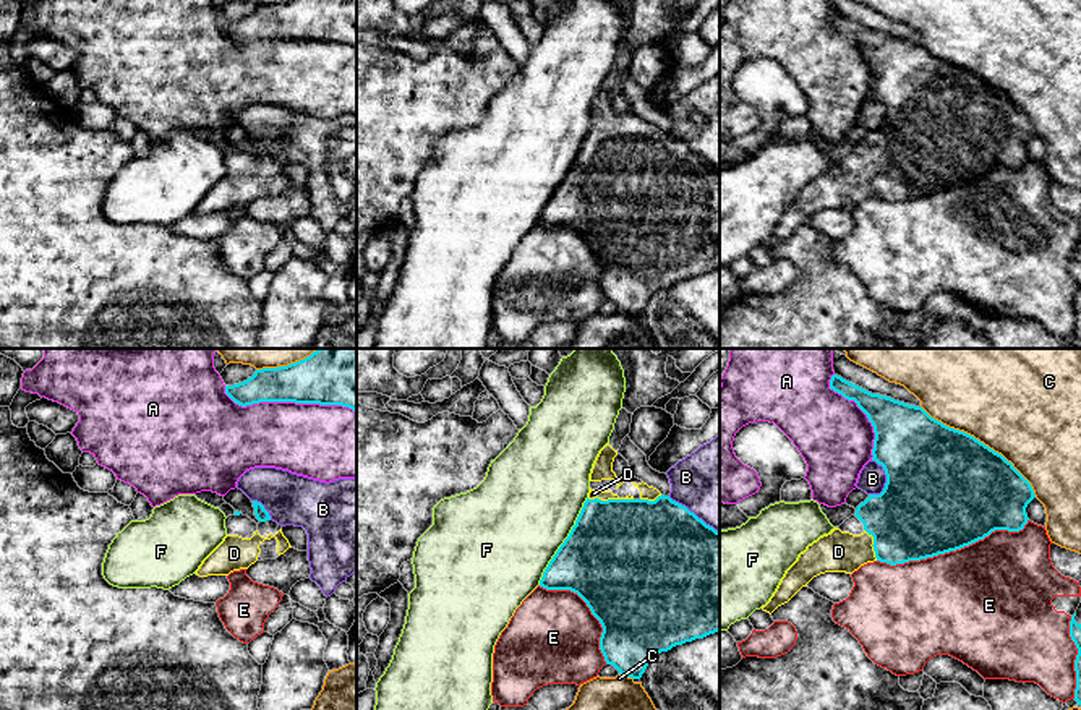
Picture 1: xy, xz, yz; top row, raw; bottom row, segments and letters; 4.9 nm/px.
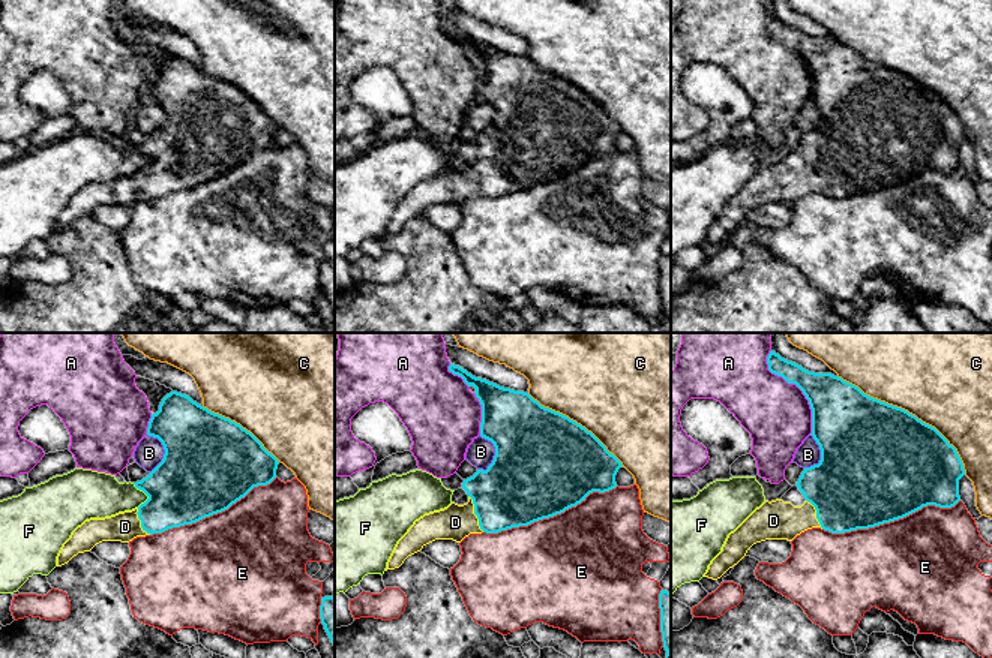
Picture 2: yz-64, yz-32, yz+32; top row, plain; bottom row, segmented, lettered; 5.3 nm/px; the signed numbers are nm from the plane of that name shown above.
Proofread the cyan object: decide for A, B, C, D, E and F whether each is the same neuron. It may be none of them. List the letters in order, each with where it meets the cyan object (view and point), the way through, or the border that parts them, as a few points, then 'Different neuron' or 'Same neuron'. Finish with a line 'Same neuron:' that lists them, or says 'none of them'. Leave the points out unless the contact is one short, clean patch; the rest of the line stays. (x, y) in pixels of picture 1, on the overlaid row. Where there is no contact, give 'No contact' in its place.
A: Touches cyan at xy (287, 401). Different neuron
B: Touches cyan at xz (692, 513). Different neuron
C: Touches cyan at yz (982, 443). Different neuron
D: Touches cyan at xz (610, 500). Same neuron
E: Touches cyan at yz (953, 550). Different neuron
F: Touches cyan at xz (564, 540). Different neuron
Same neuron: D

